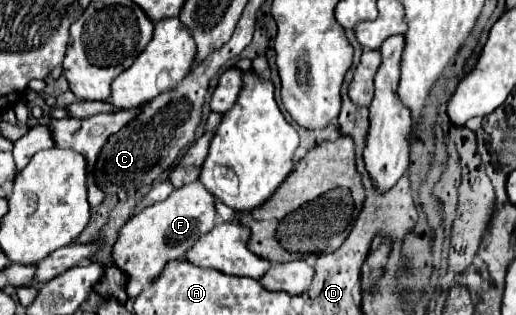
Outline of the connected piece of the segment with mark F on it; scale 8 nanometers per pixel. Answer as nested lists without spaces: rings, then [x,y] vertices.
[[[199,181],[183,185],[175,189],[165,201],[153,203],[135,213],[123,225],[123,229],[119,231],[119,239],[113,245],[115,265],[129,275],[127,295],[135,299],[143,287],[159,277],[169,261],[181,259],[201,235],[211,231],[211,227],[215,225],[215,215],[215,197]]]

